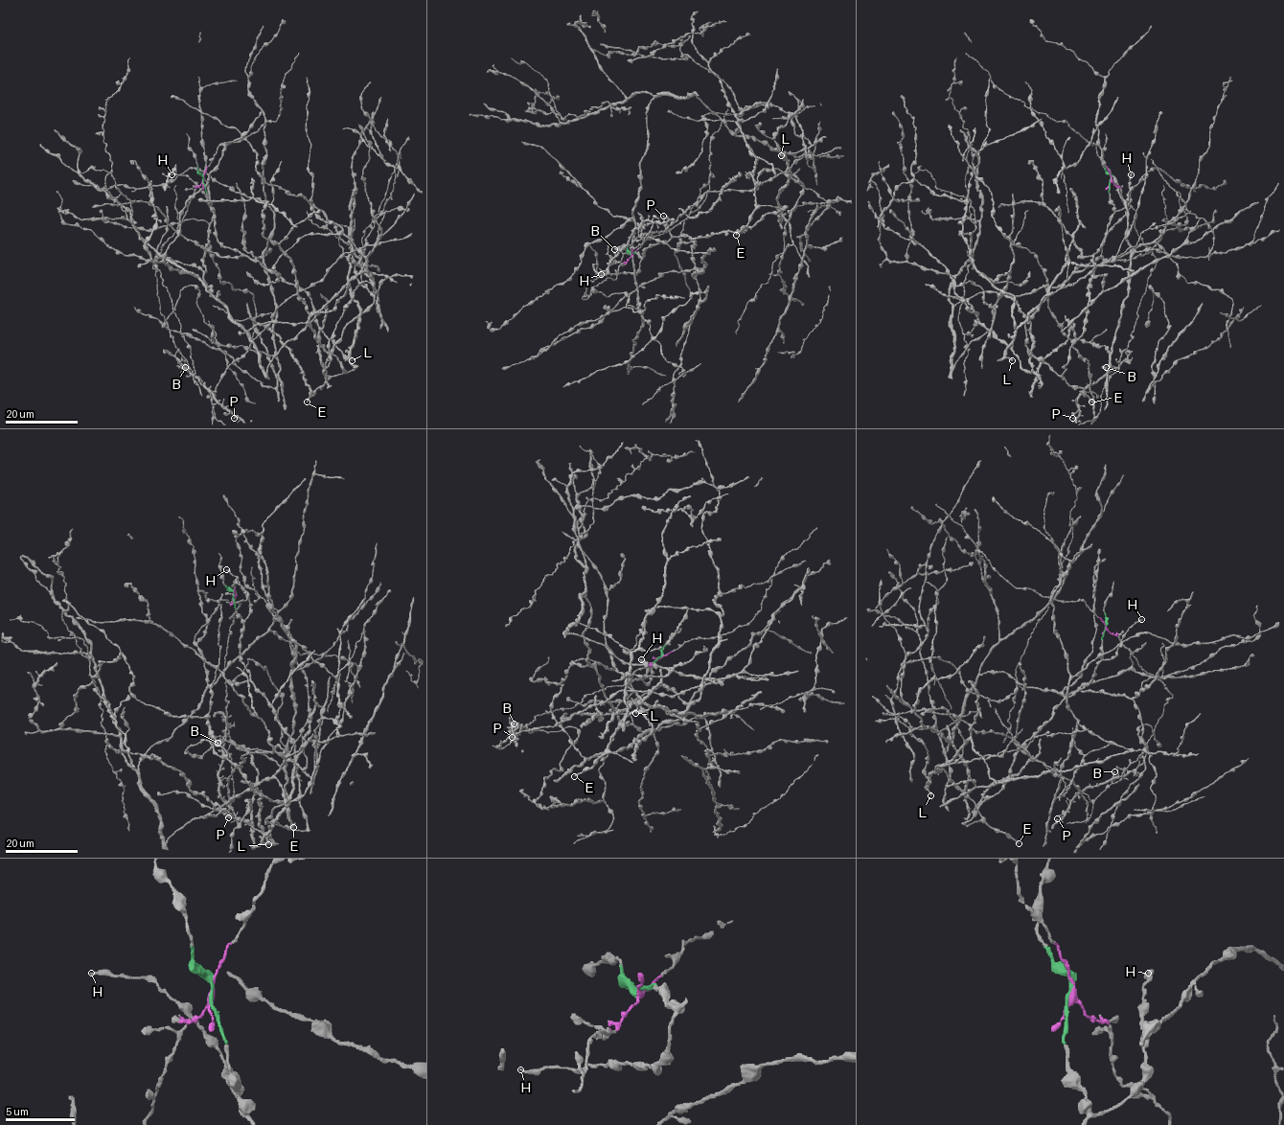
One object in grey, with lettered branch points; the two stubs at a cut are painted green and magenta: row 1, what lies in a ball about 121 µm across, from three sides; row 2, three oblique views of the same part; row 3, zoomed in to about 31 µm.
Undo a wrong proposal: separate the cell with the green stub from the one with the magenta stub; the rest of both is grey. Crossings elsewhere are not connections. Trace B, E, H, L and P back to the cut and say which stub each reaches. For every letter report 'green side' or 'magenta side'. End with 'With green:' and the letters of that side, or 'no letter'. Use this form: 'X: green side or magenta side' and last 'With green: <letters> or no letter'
B: magenta side
E: green side
H: green side
L: green side
P: magenta side
With green: E, H, L

